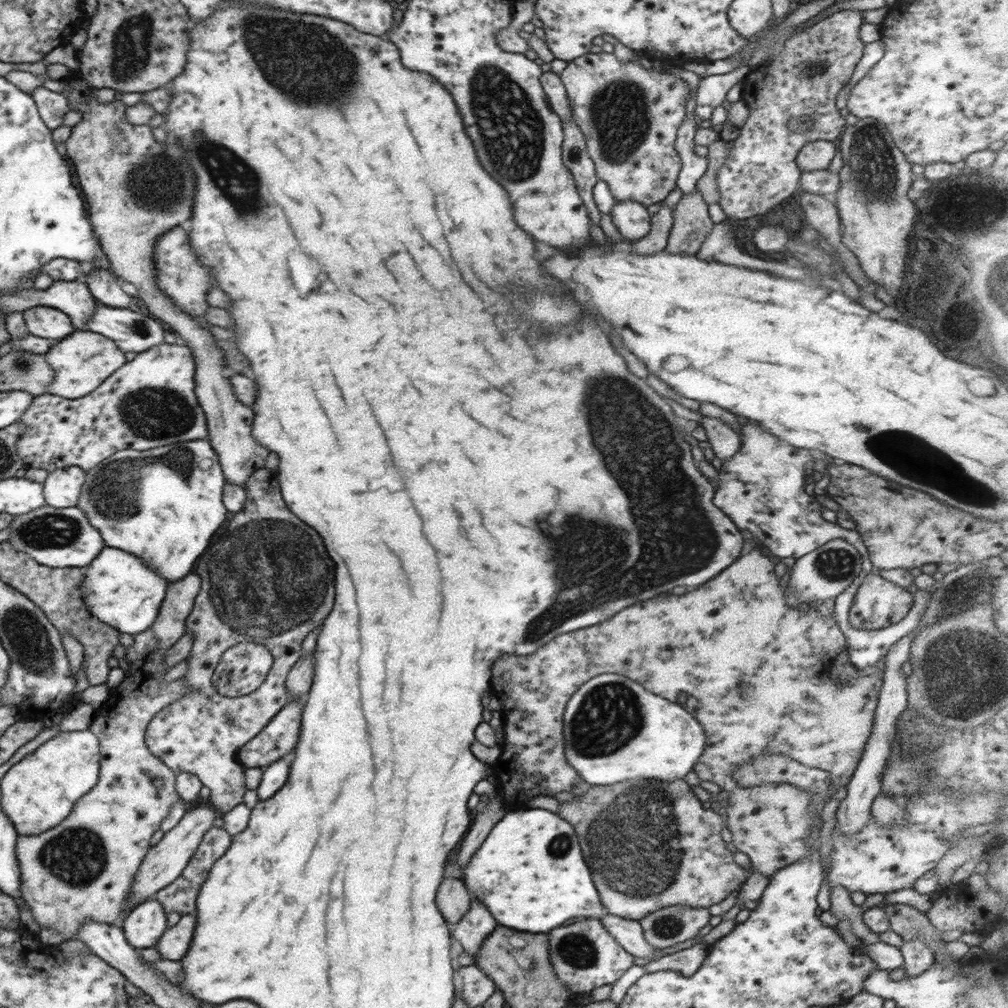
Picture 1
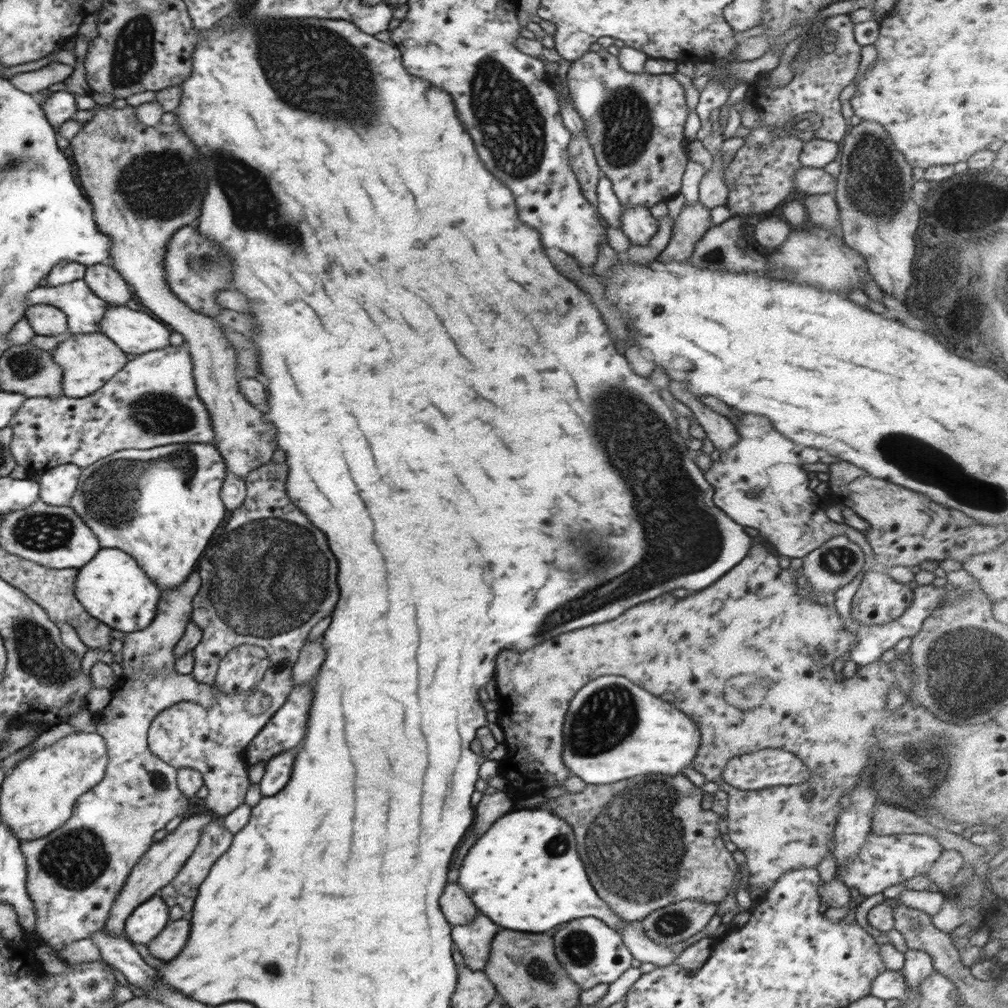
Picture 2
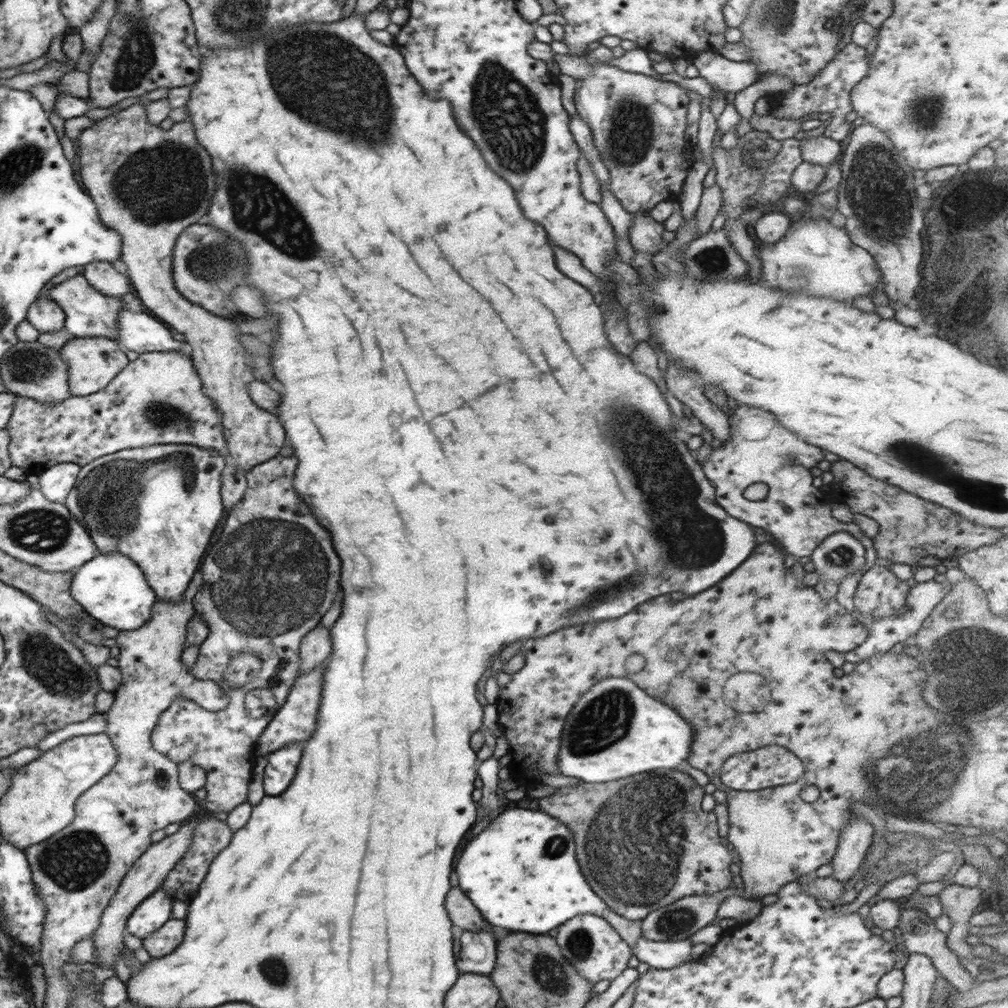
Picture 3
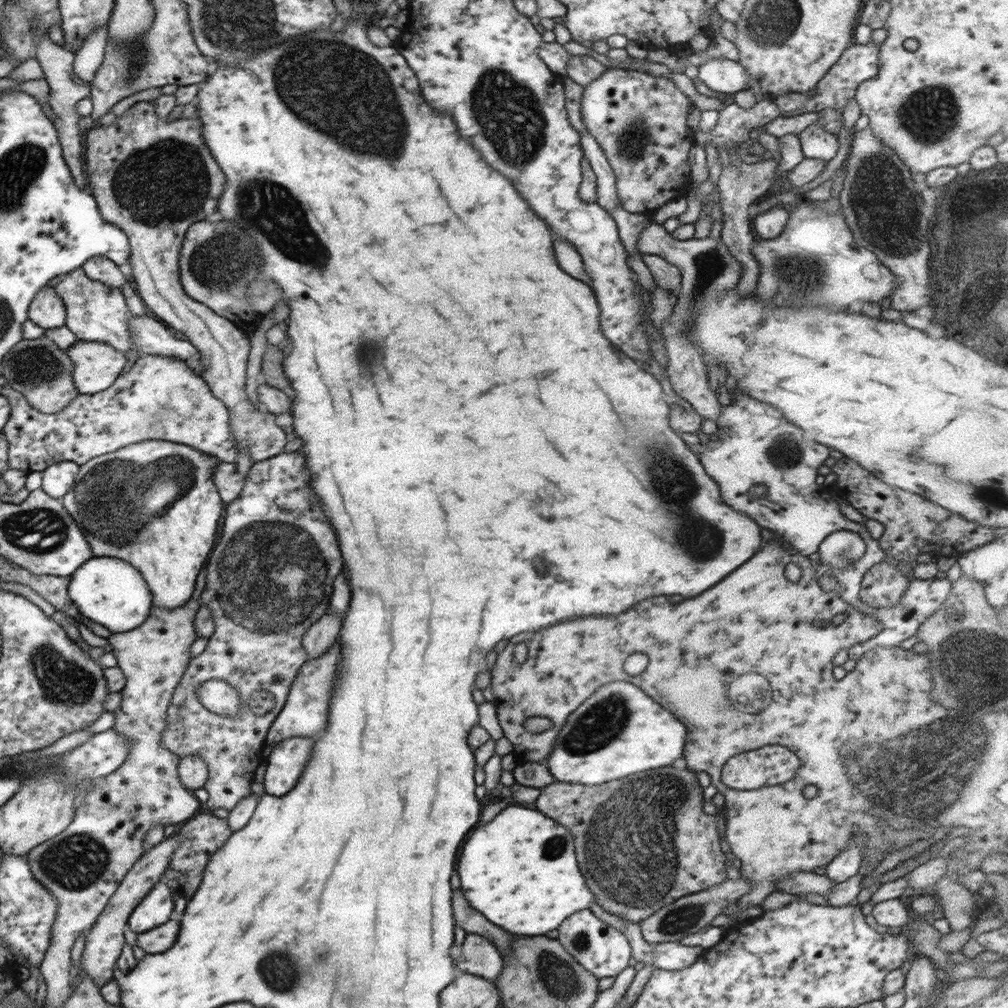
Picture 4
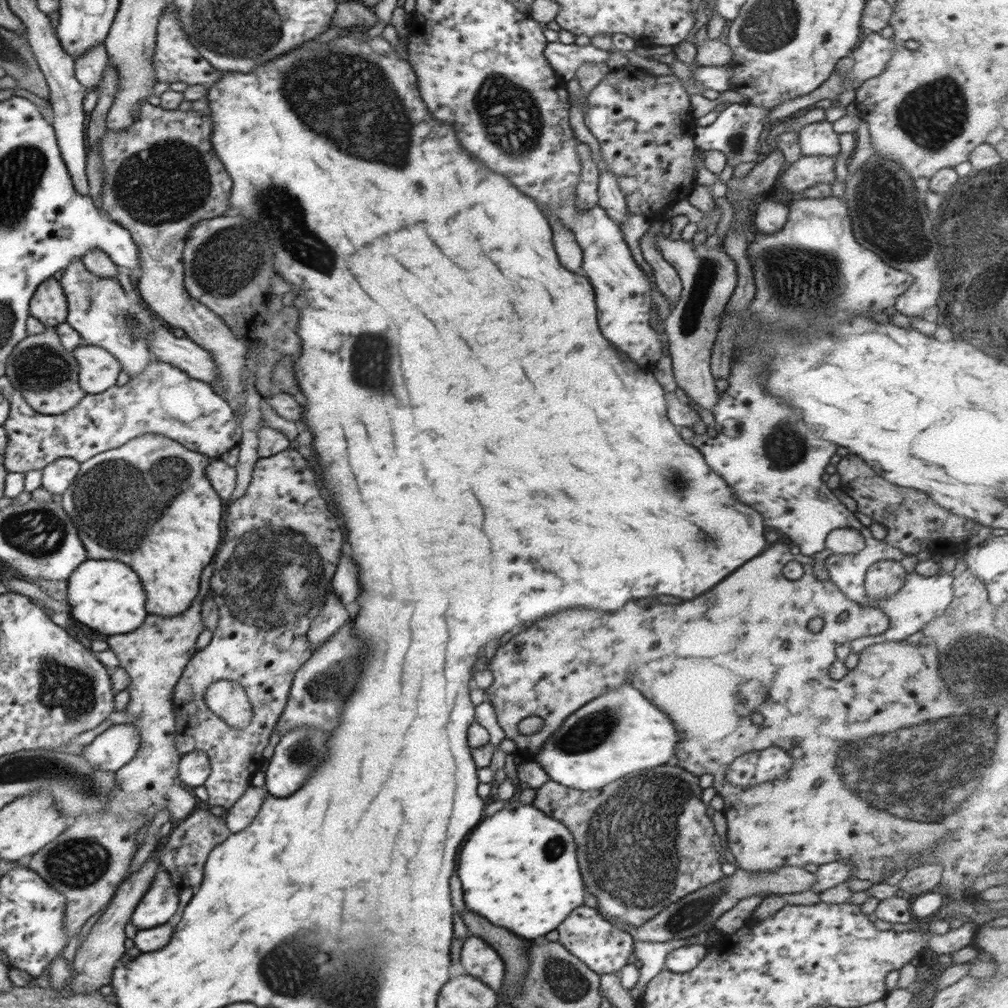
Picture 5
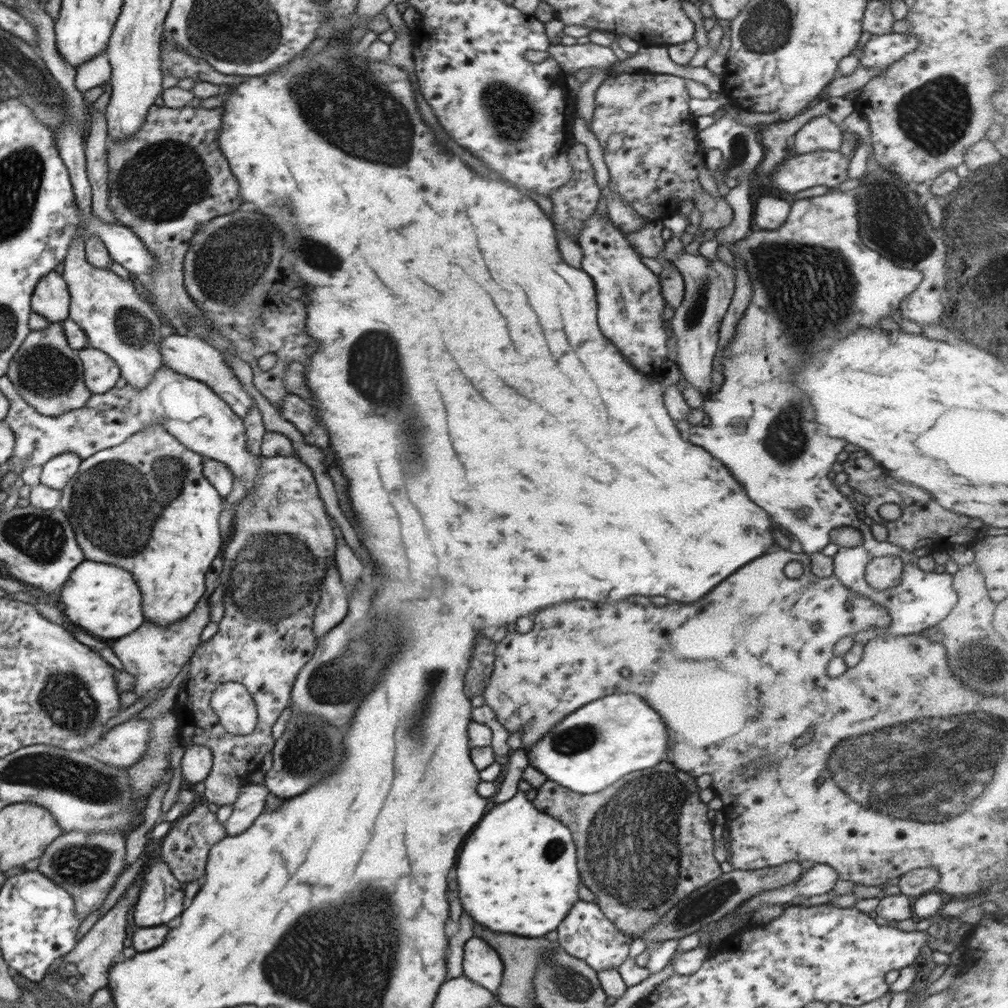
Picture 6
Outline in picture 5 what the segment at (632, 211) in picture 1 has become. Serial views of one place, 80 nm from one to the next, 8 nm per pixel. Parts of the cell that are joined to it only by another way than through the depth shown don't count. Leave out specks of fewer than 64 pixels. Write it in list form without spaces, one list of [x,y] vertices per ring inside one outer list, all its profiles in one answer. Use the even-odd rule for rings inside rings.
[[[662,233],[656,236],[656,245],[664,260],[677,270],[683,284],[681,297],[667,319],[663,320],[674,379],[678,387],[682,388],[699,408],[710,412],[719,401],[710,368],[711,354],[718,334],[716,318],[724,314],[725,306],[737,285],[737,264],[724,248],[722,250],[718,246],[696,246],[692,241],[671,240]]]

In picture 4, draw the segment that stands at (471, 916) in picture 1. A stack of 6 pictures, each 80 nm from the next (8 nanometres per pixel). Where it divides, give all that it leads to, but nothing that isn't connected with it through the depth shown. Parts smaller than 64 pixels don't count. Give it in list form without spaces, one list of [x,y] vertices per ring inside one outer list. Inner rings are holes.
[[[467,933],[458,961],[458,972],[470,973],[495,984],[504,966],[502,954],[485,936]]]

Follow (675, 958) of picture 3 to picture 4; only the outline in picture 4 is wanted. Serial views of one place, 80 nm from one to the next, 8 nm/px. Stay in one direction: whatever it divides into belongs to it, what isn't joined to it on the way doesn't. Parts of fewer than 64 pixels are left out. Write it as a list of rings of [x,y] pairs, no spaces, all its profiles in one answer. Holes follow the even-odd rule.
[[[680,941],[653,944],[653,963],[662,970],[682,970],[695,963],[706,950],[700,946],[682,945]]]

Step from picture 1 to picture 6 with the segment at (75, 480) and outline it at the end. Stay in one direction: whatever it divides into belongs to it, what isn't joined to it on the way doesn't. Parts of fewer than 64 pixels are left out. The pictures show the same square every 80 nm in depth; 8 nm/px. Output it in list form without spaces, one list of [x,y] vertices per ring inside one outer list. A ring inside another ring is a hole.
[[[73,452],[59,454],[43,464],[41,483],[54,490],[62,490],[78,472],[82,458]]]

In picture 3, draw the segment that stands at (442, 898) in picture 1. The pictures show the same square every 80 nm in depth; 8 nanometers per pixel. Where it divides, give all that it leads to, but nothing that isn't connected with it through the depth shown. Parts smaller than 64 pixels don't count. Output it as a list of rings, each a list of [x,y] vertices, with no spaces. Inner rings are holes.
[[[459,886],[448,891],[444,906],[447,907],[448,916],[454,926],[460,926],[466,931],[479,931],[486,927],[484,918]]]

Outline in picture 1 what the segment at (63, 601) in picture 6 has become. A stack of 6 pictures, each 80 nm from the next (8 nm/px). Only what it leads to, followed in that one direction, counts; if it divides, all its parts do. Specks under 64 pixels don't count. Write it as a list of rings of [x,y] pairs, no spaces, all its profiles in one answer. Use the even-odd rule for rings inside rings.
[[[105,546],[86,567],[82,585],[79,585],[88,612],[119,633],[134,636],[144,632],[157,618],[169,586],[166,579],[154,572],[140,557]]]

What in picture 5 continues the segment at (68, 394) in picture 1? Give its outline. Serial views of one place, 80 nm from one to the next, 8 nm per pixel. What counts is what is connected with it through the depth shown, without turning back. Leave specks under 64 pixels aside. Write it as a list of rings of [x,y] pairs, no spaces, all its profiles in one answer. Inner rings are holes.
[[[80,344],[73,350],[78,361],[78,382],[86,394],[100,394],[116,385],[122,371],[120,361],[105,348]]]

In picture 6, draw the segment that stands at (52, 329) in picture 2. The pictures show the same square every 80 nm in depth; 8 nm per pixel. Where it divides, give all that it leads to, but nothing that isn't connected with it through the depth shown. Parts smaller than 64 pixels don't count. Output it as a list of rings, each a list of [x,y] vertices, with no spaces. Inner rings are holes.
[[[53,270],[40,279],[31,296],[31,309],[52,322],[69,318],[71,296],[63,275]]]

